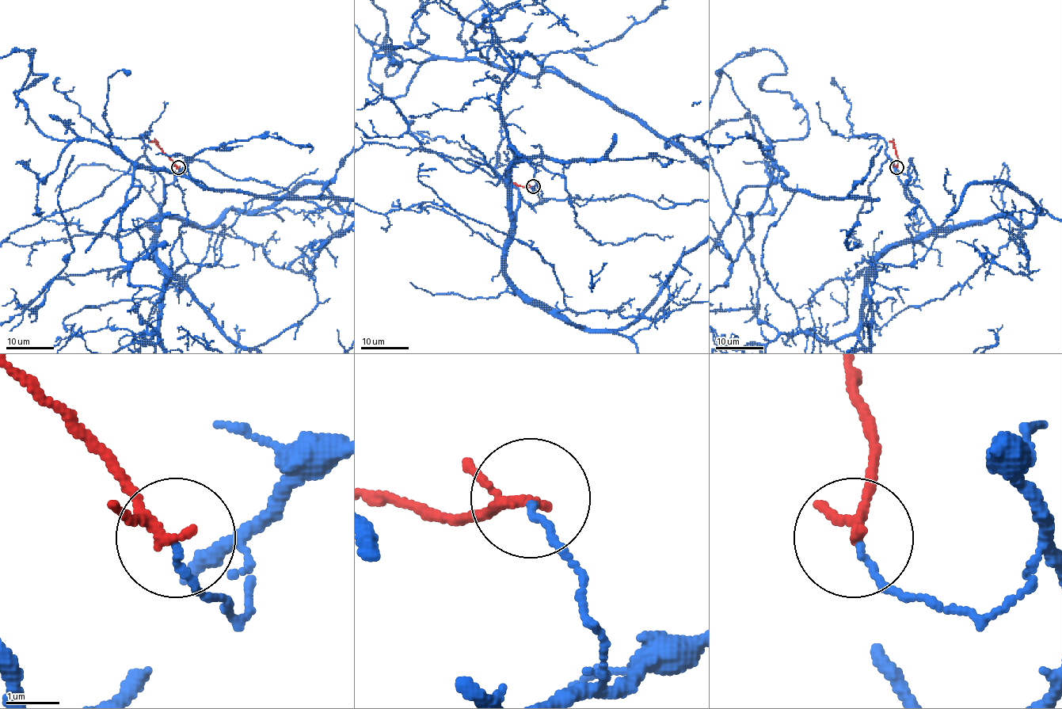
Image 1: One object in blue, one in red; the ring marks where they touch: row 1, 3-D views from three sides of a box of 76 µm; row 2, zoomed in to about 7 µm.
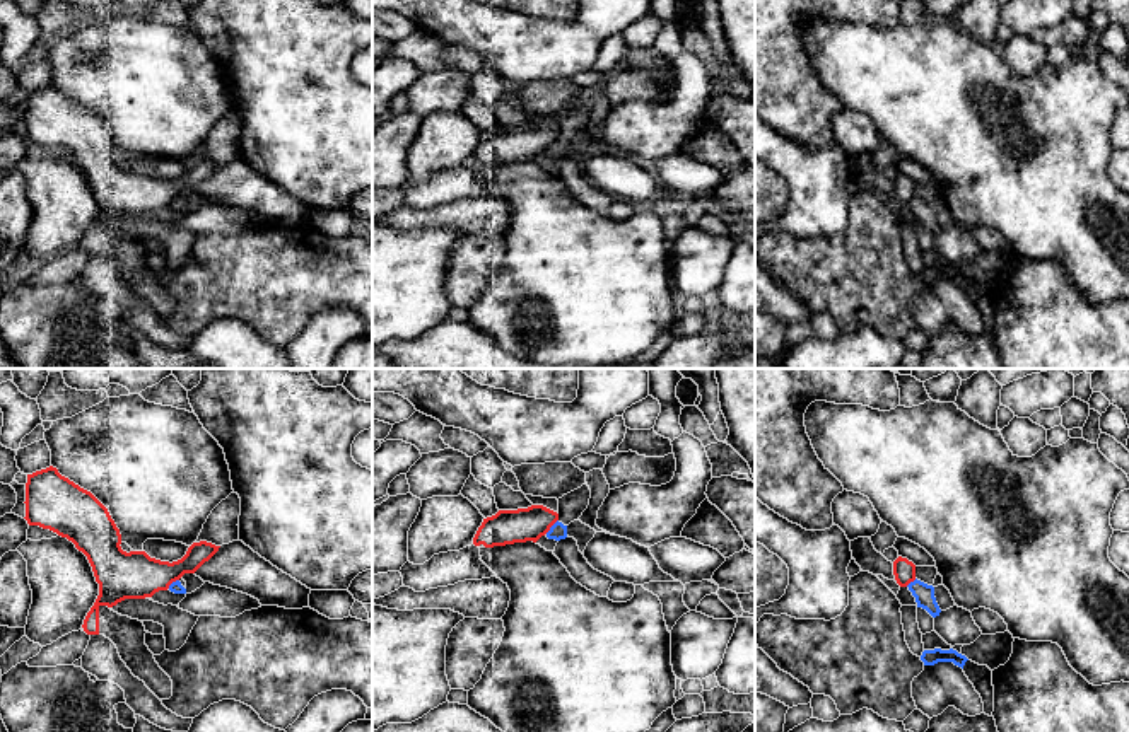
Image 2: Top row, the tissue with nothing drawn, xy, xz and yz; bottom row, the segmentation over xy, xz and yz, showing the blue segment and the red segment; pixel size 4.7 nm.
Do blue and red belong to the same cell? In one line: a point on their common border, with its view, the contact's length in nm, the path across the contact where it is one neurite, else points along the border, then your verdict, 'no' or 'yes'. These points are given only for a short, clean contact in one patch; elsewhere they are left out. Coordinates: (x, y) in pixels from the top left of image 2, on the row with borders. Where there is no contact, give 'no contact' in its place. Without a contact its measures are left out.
xz (552, 526) | 90 nm | along xz (557, 519), (545, 533) | no

